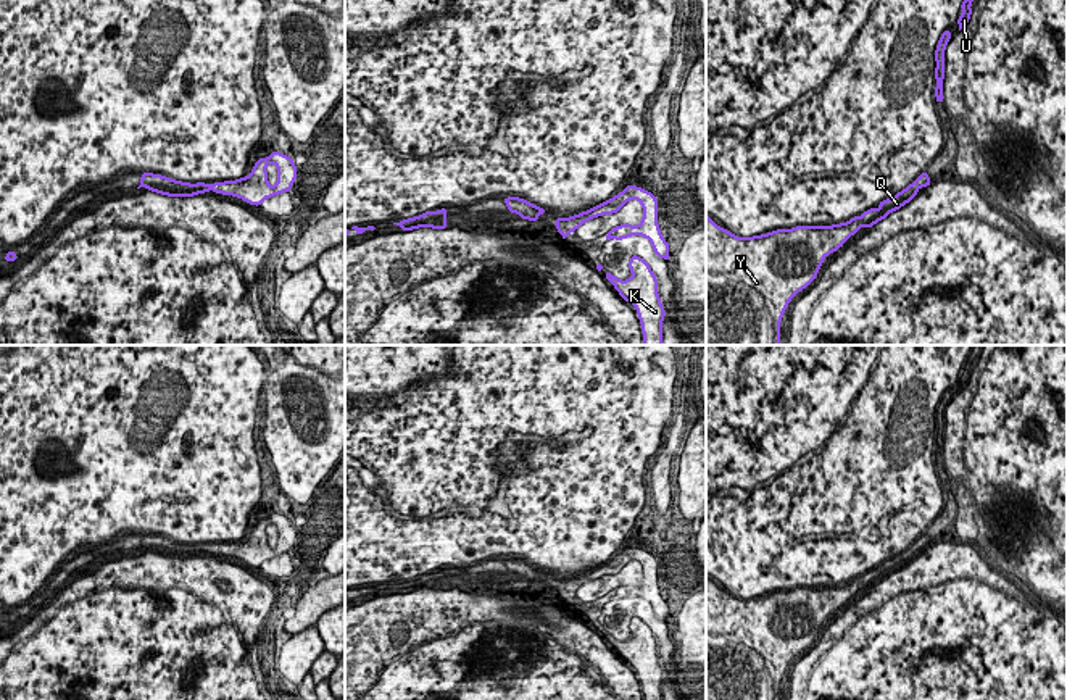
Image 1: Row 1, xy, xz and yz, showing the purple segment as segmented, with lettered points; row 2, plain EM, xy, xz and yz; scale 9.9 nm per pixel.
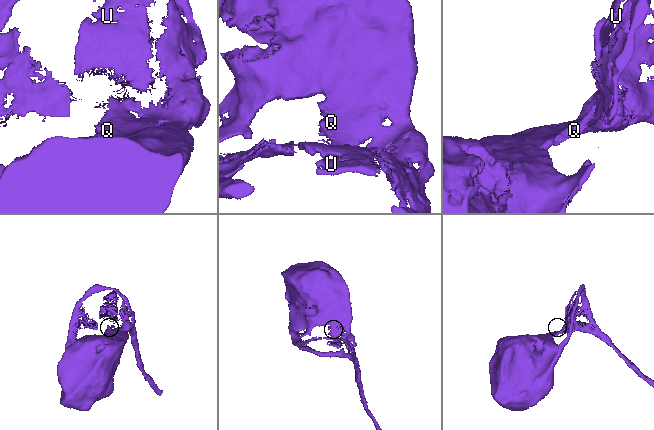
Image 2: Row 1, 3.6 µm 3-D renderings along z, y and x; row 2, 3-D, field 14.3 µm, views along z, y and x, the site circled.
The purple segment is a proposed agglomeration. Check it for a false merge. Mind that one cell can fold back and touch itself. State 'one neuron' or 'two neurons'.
one neuron

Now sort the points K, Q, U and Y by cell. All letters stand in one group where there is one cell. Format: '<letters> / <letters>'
K Q U Y

